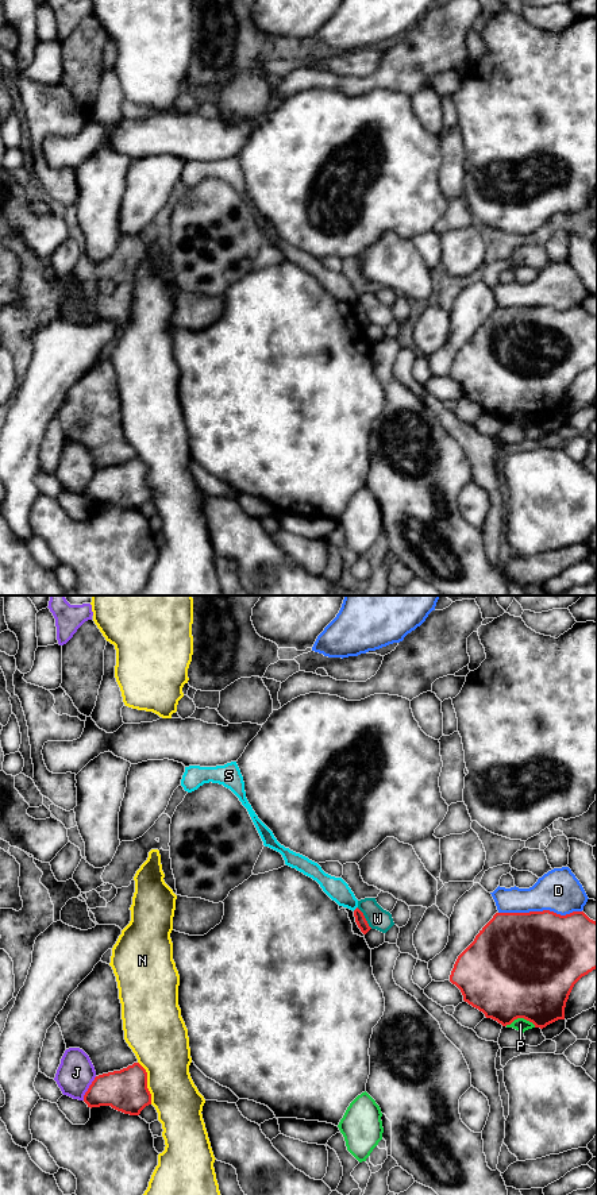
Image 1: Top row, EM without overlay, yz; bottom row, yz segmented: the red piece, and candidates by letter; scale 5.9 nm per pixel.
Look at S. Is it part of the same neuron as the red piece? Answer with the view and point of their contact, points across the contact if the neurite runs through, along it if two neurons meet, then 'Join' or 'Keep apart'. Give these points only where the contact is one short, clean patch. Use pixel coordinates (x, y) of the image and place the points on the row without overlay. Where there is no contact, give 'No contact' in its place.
Touches red at yz (355, 304). Boundary: yz (357, 301), (353, 305). Keep apart

